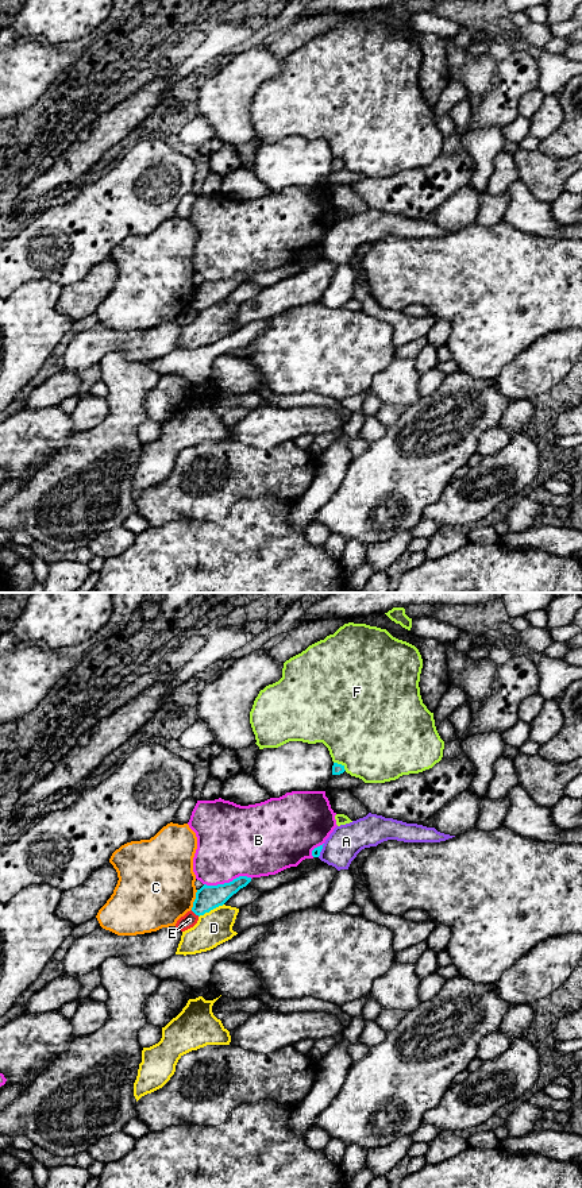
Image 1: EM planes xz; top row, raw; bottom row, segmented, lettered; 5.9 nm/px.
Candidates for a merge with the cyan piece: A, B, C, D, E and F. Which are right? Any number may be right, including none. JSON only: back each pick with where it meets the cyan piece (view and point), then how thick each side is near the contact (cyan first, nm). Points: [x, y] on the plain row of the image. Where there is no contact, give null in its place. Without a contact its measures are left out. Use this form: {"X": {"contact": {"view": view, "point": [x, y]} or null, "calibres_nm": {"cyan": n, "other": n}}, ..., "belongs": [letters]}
{"belongs": []}

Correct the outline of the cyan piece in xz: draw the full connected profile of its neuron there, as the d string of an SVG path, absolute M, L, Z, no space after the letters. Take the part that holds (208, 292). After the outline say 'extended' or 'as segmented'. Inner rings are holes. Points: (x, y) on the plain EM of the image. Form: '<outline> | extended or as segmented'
M239 271L232 277L224 279L204 279L196 288L192 306L200 312L219 301L223 301L234 289L236 289L240 284L246 282L250 277L251 273Z | as segmented

